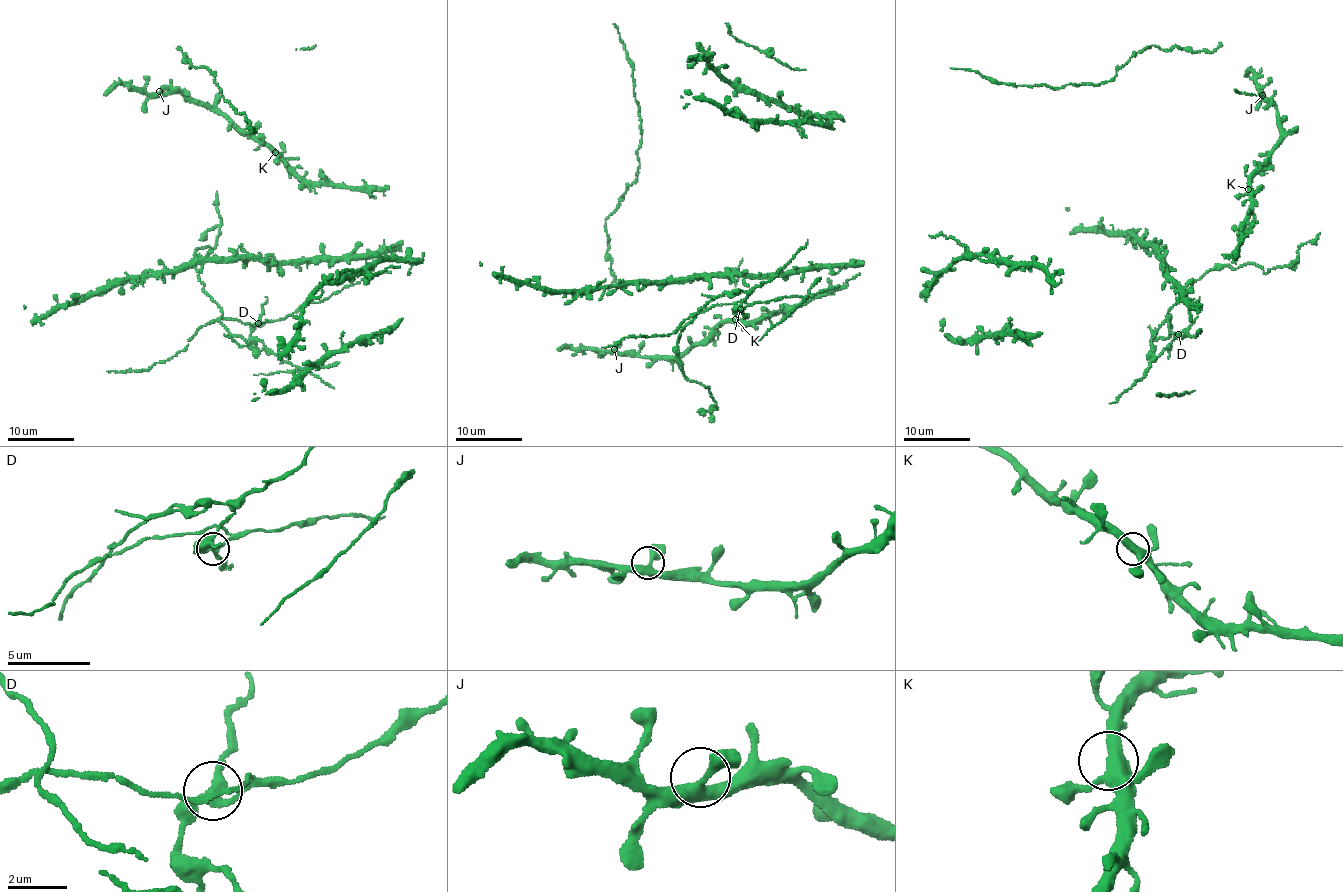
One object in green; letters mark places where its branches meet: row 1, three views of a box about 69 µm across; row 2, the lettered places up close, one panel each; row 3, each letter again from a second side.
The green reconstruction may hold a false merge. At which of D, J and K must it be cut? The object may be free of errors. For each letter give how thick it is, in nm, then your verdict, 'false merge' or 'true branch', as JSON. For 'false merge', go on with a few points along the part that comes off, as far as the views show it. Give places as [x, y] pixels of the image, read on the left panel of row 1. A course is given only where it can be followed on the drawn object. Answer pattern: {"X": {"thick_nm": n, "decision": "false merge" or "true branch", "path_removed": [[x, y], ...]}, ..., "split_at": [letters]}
{"D": {"thick_nm": 240, "decision": "false merge", "path_removed": [[258, 323], [251, 336], [266, 348], [256, 350], [220, 322], [193, 264], [219, 234], [217, 191]]}, "J": {"thick_nm": 340, "decision": "true branch"}, "K": {"thick_nm": 400, "decision": "true branch"}, "split_at": ["D"]}

